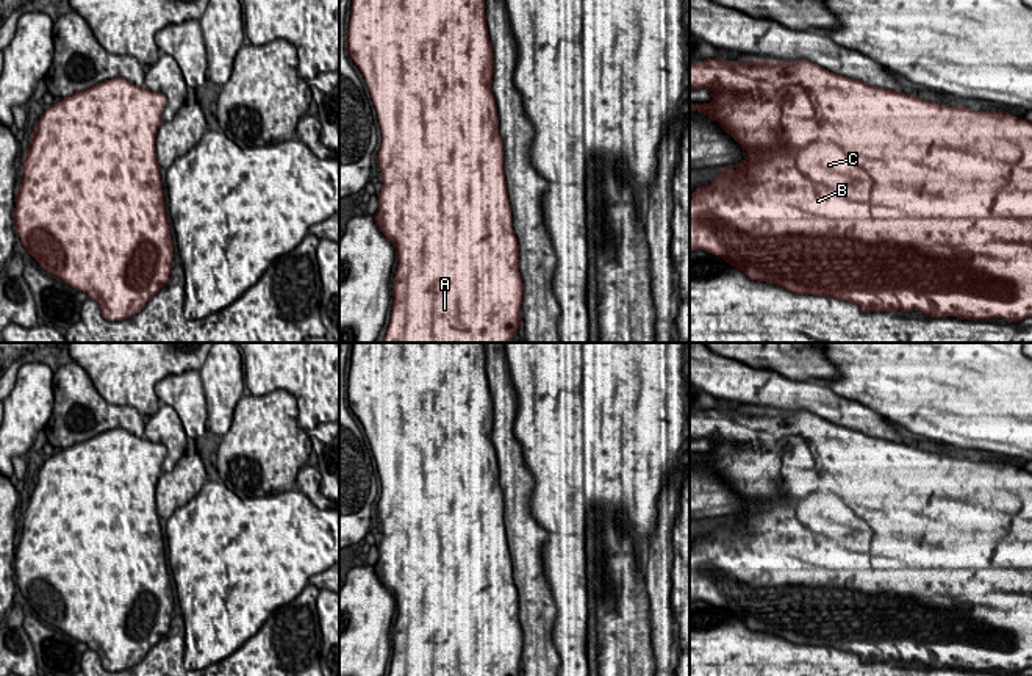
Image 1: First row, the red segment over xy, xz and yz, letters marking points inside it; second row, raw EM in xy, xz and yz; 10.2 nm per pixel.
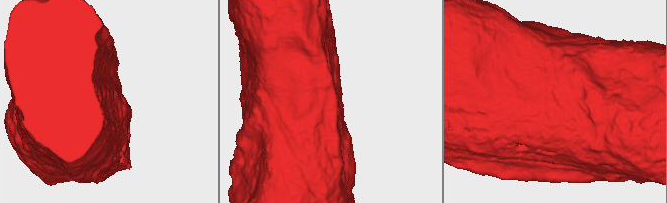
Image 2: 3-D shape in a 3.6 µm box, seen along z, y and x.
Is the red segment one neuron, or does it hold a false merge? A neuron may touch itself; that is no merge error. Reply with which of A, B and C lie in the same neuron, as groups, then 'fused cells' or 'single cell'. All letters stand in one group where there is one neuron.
A B C; single cell

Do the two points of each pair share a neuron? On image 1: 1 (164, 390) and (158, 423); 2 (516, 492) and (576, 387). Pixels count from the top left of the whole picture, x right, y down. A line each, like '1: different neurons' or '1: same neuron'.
1: different neurons
2: different neurons

